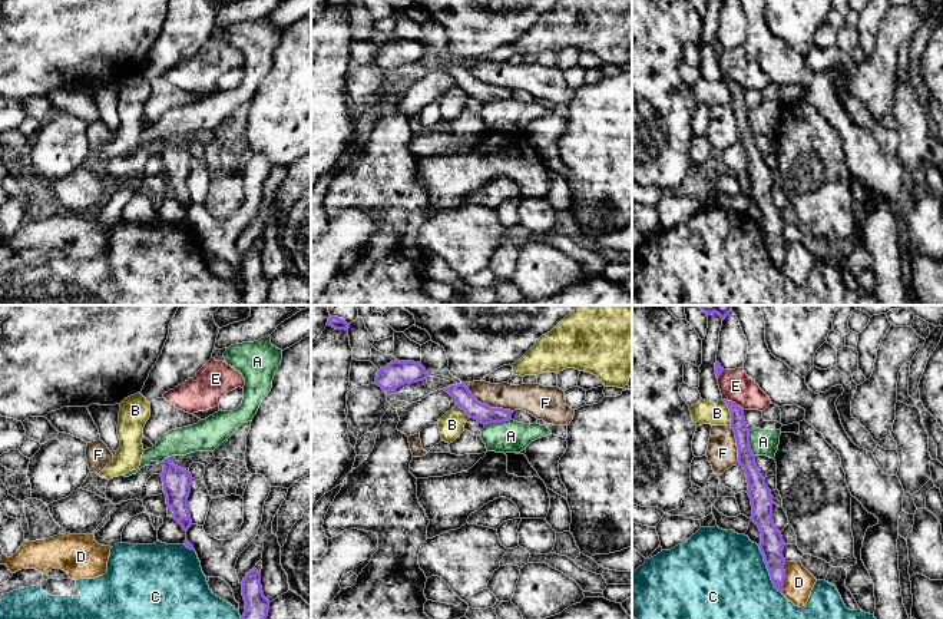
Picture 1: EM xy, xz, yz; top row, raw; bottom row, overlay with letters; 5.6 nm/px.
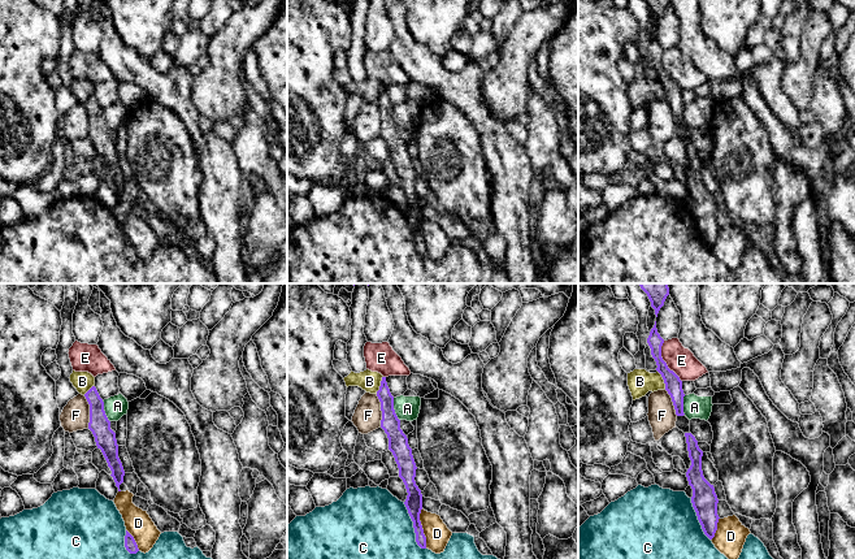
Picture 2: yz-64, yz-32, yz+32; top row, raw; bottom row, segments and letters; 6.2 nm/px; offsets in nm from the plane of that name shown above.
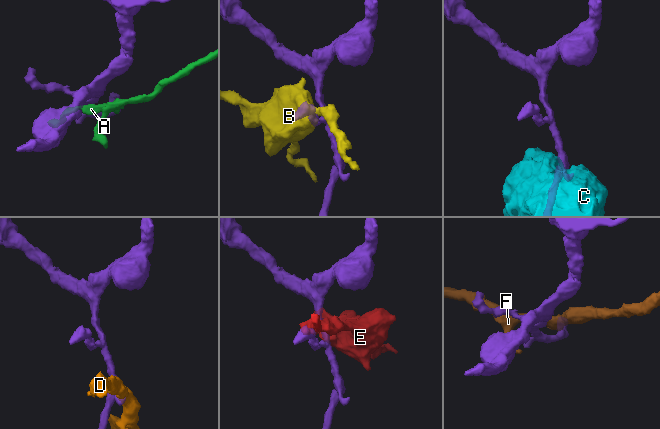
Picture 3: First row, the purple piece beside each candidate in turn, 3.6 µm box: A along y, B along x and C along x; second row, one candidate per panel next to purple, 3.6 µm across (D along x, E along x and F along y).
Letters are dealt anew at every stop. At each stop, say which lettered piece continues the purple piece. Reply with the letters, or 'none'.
none

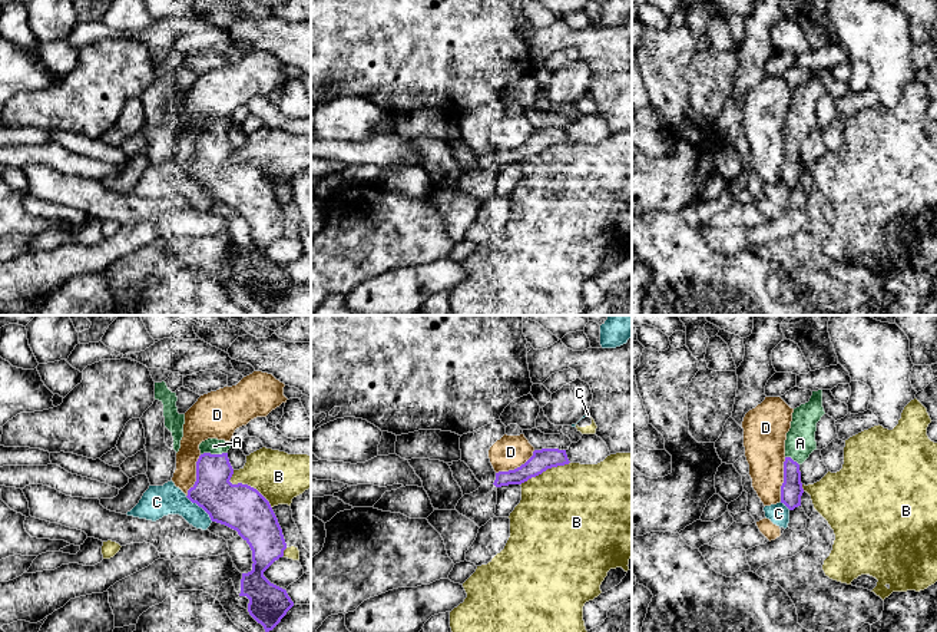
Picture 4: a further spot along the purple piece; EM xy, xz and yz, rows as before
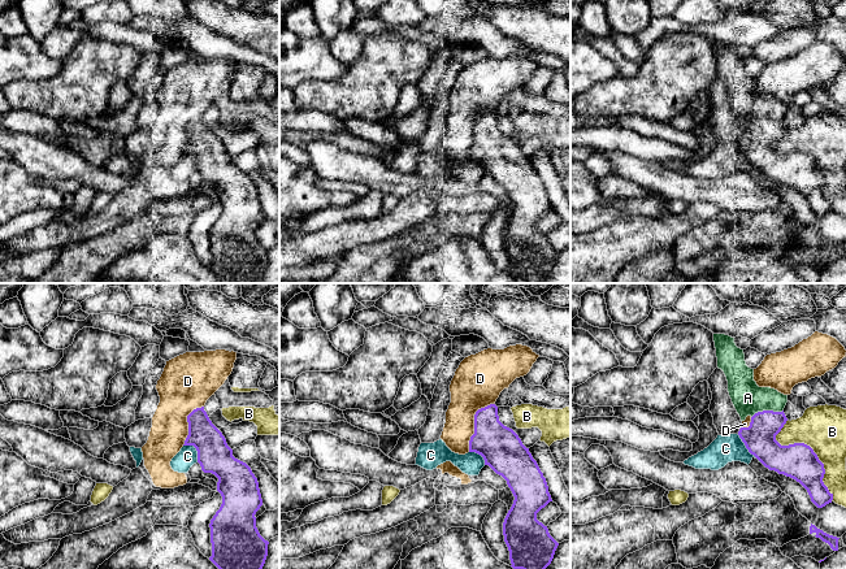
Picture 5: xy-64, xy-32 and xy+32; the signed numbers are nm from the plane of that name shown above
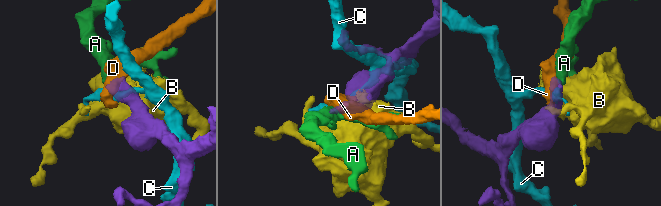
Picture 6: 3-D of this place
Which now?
A

